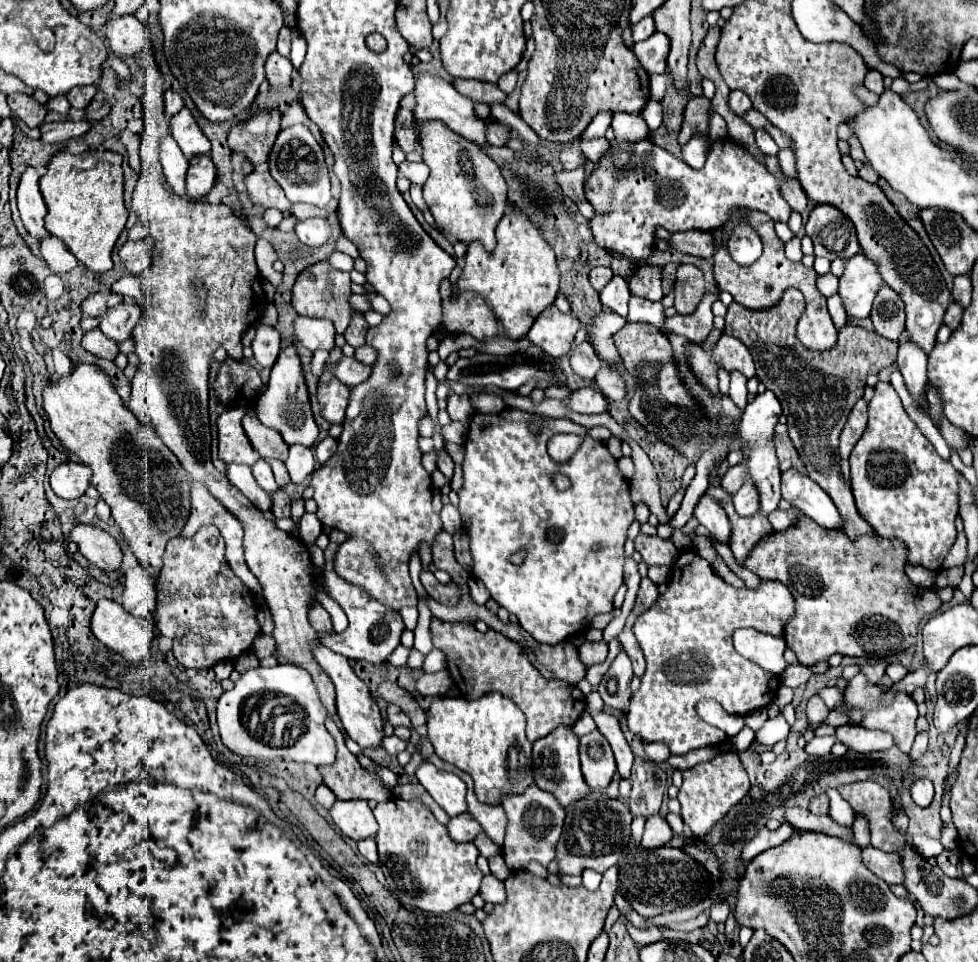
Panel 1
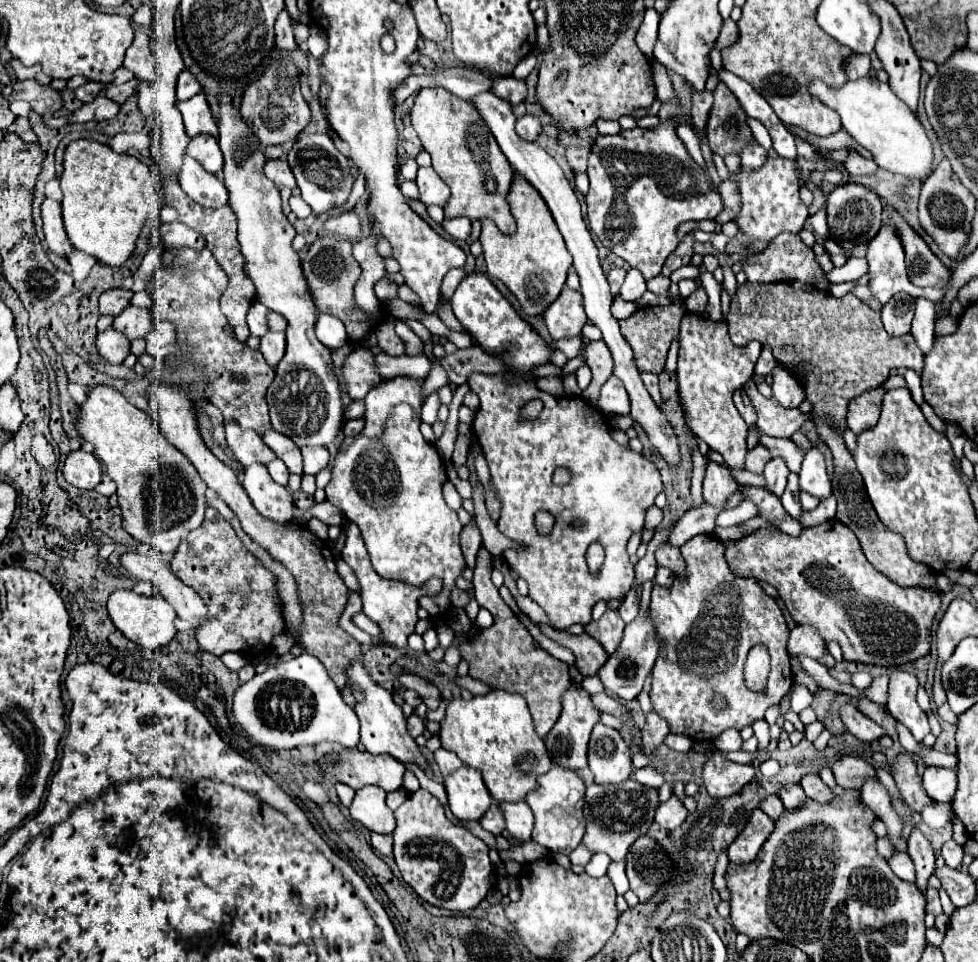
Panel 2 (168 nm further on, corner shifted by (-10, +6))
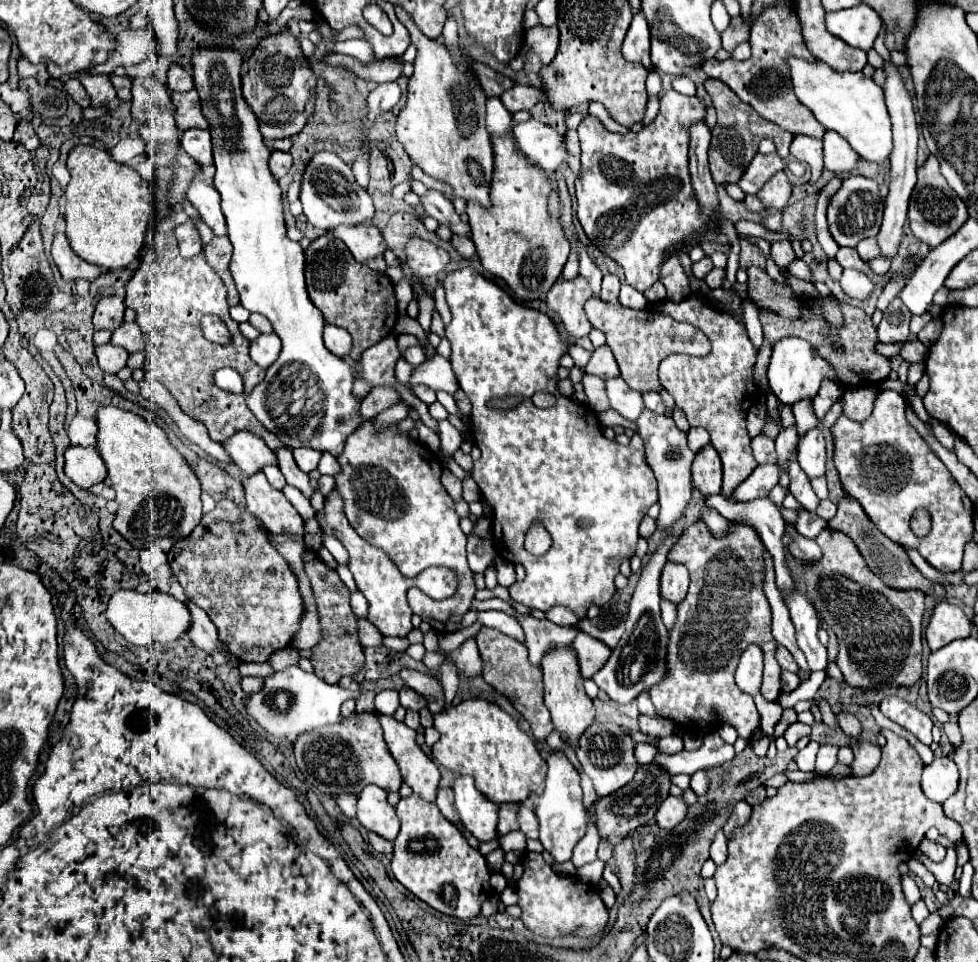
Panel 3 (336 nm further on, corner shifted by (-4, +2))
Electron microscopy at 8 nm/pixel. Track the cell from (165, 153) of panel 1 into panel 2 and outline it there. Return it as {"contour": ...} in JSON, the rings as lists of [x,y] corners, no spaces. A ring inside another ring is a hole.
{"contour":[[[193,158],[183,160],[179,184],[189,198],[205,208],[221,208],[227,204],[227,190],[223,182],[213,174],[207,174],[203,166],[199,166],[199,162],[195,162]]]}

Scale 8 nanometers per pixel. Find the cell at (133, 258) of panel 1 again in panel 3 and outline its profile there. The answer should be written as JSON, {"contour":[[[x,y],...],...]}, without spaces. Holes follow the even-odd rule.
{"contour":[[[185,222],[181,226],[177,226],[175,230],[175,236],[177,236],[177,242],[179,242],[179,250],[181,250],[181,256],[183,258],[193,258],[201,252],[203,248],[203,242],[199,238],[199,232],[197,228],[191,224],[191,222]]]}

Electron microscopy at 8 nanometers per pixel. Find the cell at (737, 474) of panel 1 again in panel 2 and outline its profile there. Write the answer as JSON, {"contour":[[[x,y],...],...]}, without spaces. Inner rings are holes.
{"contour":[[[757,444],[753,450],[749,450],[747,454],[747,460],[745,460],[745,470],[749,472],[763,472],[763,466],[771,460],[771,454],[769,450],[763,446],[763,444]]]}

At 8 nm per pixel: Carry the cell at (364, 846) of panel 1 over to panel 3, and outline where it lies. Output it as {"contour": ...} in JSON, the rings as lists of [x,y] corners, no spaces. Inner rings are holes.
{"contour":[[[369,832],[369,844],[371,844],[373,850],[379,852],[379,854],[391,856],[391,852],[393,852],[393,842],[389,842],[389,840],[385,840],[385,838],[373,834],[373,832]]]}

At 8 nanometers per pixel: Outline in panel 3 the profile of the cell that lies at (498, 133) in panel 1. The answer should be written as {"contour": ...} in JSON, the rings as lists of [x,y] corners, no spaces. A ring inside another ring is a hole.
{"contour":[[[527,120],[513,126],[513,136],[517,146],[525,150],[525,154],[533,154],[545,170],[555,170],[559,164],[567,162],[576,175],[580,171],[580,159],[573,158],[565,150],[565,140],[559,136],[551,126],[539,122],[539,120]]]}

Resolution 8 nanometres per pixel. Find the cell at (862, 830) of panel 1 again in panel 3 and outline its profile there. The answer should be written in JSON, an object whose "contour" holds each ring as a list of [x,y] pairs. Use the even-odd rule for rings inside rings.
{"contour":[[[857,742],[851,748],[853,748],[853,754],[855,754],[855,760],[851,764],[853,776],[857,776],[857,778],[869,776],[881,760],[881,748],[875,746],[875,744],[869,744],[869,742]]]}

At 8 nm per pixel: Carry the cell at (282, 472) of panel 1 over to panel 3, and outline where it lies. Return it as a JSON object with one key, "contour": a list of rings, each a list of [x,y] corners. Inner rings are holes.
{"contour":[[[285,486],[285,488],[283,488],[283,494],[285,494],[287,500],[297,508],[297,512],[301,514],[303,520],[315,516],[315,510],[313,510],[311,504],[309,504],[309,498],[305,498],[297,488],[293,488],[293,486]]]}

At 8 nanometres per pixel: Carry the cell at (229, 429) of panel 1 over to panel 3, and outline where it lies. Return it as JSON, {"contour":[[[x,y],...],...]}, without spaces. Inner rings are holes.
{"contour":[[[237,432],[225,444],[225,452],[231,456],[233,464],[237,464],[245,474],[255,474],[267,464],[275,464],[275,452],[265,446],[261,438],[251,432]]]}

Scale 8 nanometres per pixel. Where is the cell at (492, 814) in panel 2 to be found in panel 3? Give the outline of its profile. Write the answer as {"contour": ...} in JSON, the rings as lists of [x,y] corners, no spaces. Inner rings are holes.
{"contour":[[[501,804],[499,806],[499,822],[497,822],[497,836],[503,836],[511,830],[517,830],[517,820],[515,820],[515,812],[517,812],[519,804]]]}

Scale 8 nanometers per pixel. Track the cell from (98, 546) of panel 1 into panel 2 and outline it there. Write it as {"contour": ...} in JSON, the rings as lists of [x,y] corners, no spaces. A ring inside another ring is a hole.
{"contour":[[[155,550],[147,552],[147,554],[131,554],[131,552],[123,554],[121,564],[131,578],[153,582],[159,588],[159,592],[175,606],[177,616],[191,622],[193,628],[197,628],[207,618],[207,606],[199,598],[199,594],[195,594],[195,590],[185,586],[171,572],[161,562],[161,558]]]}

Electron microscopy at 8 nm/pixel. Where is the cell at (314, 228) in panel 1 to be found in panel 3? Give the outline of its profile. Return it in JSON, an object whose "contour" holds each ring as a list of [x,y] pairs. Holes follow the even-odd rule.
{"contour":[[[371,224],[337,226],[333,234],[345,242],[345,246],[351,250],[351,254],[355,256],[357,262],[365,262],[367,258],[383,254],[383,250],[385,250],[381,232]]]}

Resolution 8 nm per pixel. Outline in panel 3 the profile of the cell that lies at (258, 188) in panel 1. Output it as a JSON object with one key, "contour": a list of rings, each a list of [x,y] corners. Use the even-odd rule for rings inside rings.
{"contour":[[[271,150],[271,158],[269,158],[269,170],[271,174],[279,180],[283,178],[287,172],[289,172],[289,166],[291,166],[291,154],[287,152],[277,152],[277,150]]]}

